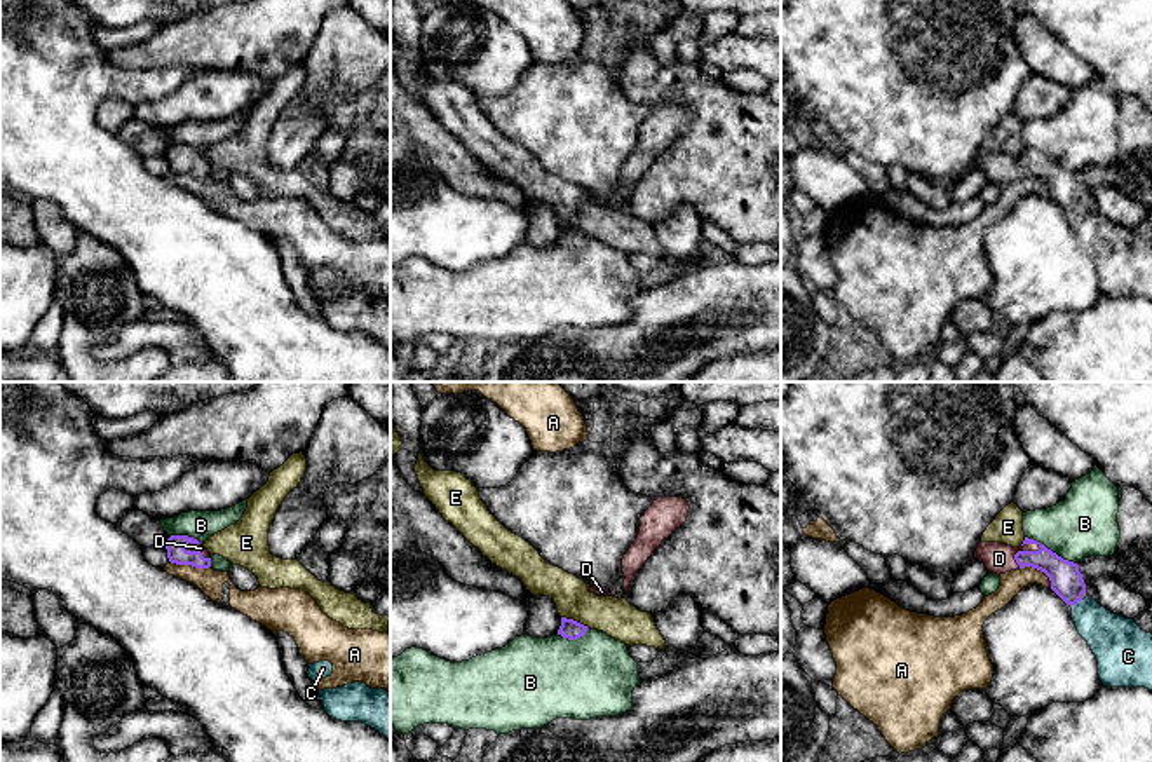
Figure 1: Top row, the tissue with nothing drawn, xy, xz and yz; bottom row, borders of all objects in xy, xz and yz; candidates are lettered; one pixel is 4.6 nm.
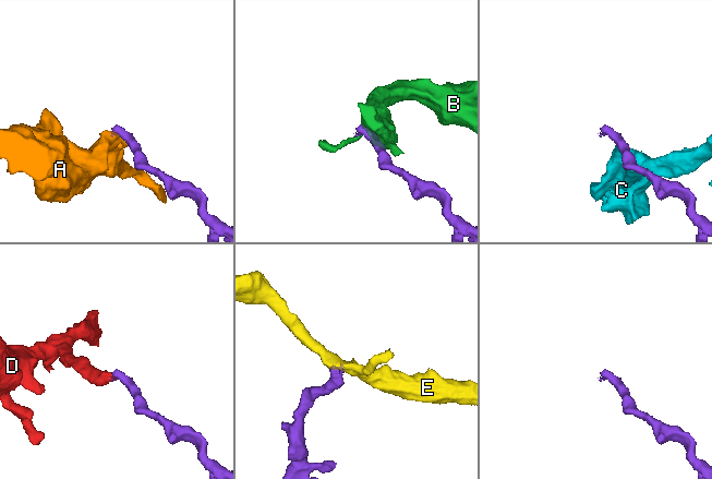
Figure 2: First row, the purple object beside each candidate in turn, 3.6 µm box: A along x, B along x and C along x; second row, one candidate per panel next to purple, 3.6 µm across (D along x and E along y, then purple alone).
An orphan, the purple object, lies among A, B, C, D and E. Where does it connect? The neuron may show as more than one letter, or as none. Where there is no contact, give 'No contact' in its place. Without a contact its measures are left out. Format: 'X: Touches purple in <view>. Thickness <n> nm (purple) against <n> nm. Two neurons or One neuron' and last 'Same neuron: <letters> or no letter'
A: Touches purple in xy. Thickness 90 nm (purple) against 120 nm. Two neurons
B: Touches purple in yz. Thickness 150 nm (purple) against 300 nm. Two neurons
C: Touches purple in yz. Thickness 150 nm (purple) against 220 nm. Two neurons
D: Touches purple in yz. Thickness 150 nm (purple) against 140 nm. One neuron
E: Touches purple in xz. Thickness 90 nm (purple) against 180 nm. Two neurons
Same neuron: D

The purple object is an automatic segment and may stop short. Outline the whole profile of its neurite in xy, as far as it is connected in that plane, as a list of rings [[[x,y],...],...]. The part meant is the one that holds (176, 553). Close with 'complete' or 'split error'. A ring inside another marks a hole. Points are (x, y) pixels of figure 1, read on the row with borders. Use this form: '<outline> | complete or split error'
[[[171,535],[164,546],[171,563],[192,565],[195,568],[211,567],[211,553],[193,537]]] | split error

